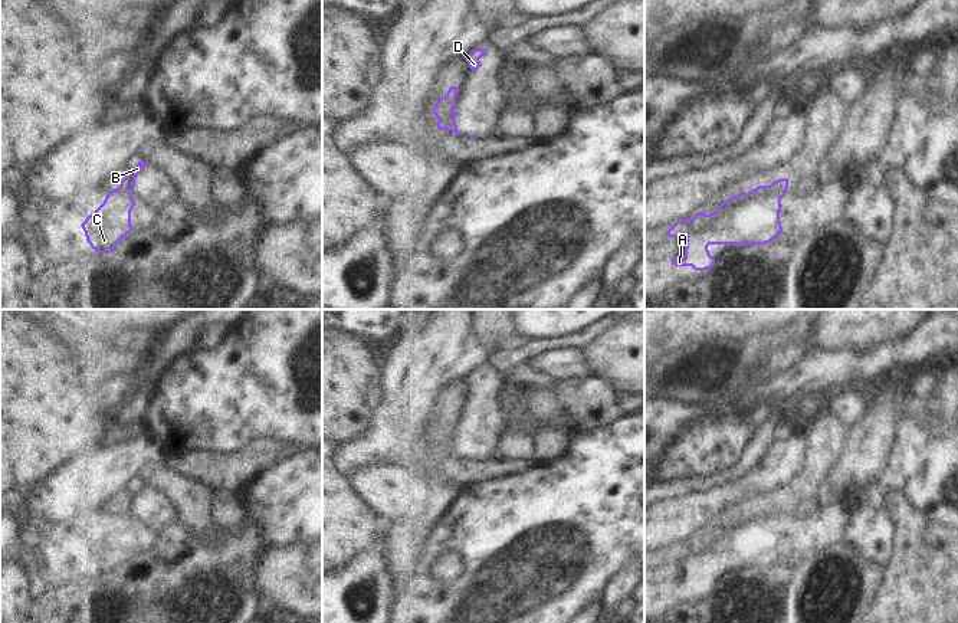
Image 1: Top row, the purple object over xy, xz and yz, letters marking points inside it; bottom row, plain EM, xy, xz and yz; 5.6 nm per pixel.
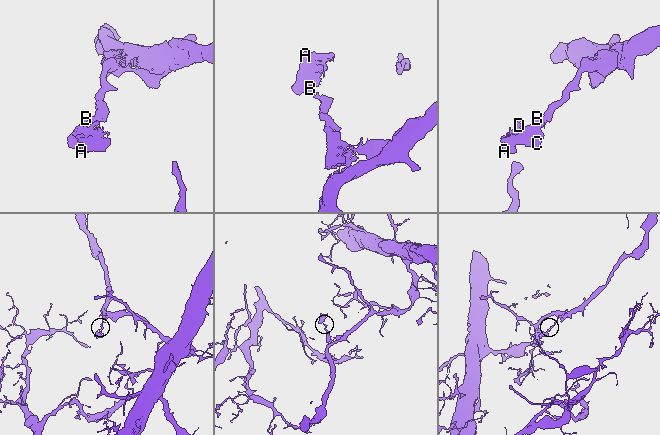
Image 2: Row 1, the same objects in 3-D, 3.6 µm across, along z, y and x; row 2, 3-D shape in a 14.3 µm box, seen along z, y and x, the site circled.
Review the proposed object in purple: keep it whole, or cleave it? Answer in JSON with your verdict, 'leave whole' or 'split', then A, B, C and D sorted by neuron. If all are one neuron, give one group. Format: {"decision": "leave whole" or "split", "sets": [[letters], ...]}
{"decision": "split", "sets": [["A", "C", "D"], ["B"]]}

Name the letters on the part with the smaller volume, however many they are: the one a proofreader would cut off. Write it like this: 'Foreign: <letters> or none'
Foreign: A, C, D.

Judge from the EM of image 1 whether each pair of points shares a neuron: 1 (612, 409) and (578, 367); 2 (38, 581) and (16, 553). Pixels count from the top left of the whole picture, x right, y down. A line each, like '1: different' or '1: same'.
1: different
2: same

